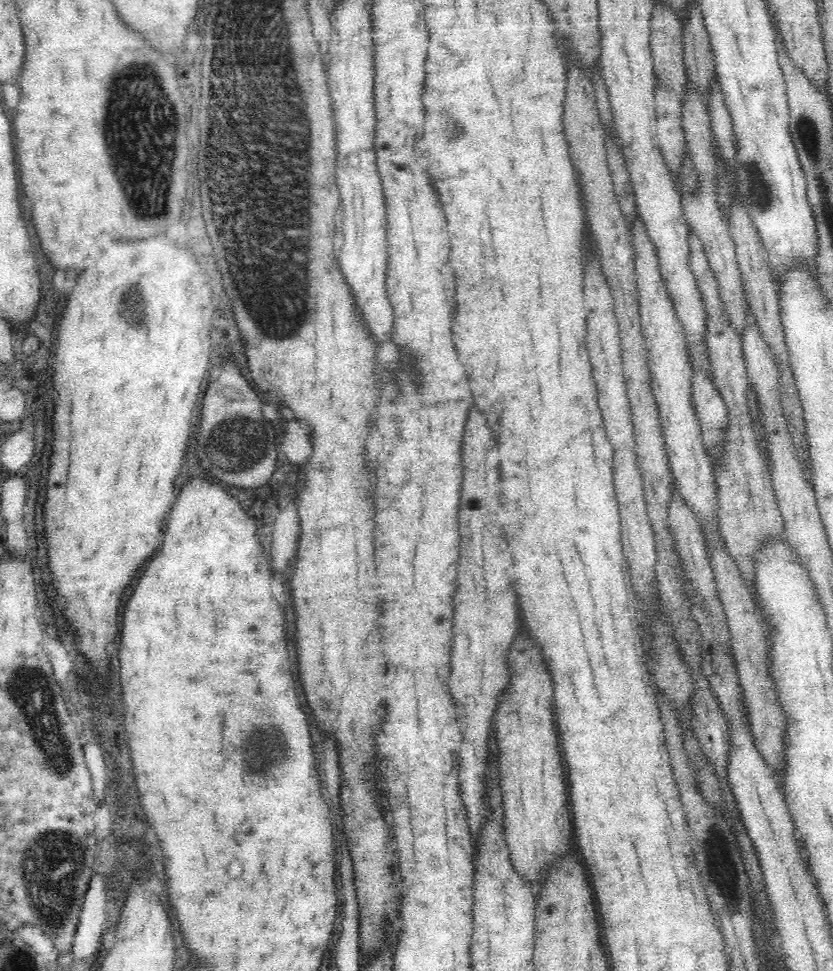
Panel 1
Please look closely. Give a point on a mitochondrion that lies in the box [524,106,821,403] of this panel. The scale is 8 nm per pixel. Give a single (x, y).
(760, 190)

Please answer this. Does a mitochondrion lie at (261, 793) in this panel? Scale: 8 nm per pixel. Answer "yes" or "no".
yes

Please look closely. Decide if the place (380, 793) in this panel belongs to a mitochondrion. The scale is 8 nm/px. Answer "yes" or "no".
no

